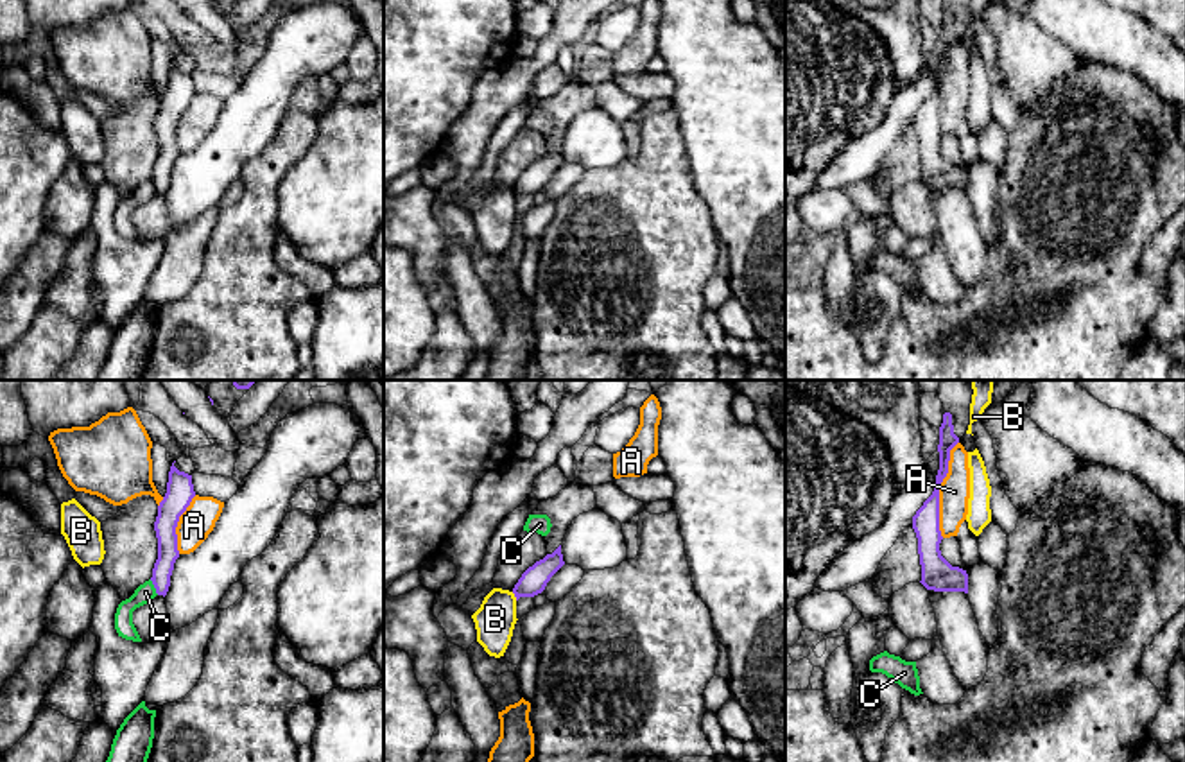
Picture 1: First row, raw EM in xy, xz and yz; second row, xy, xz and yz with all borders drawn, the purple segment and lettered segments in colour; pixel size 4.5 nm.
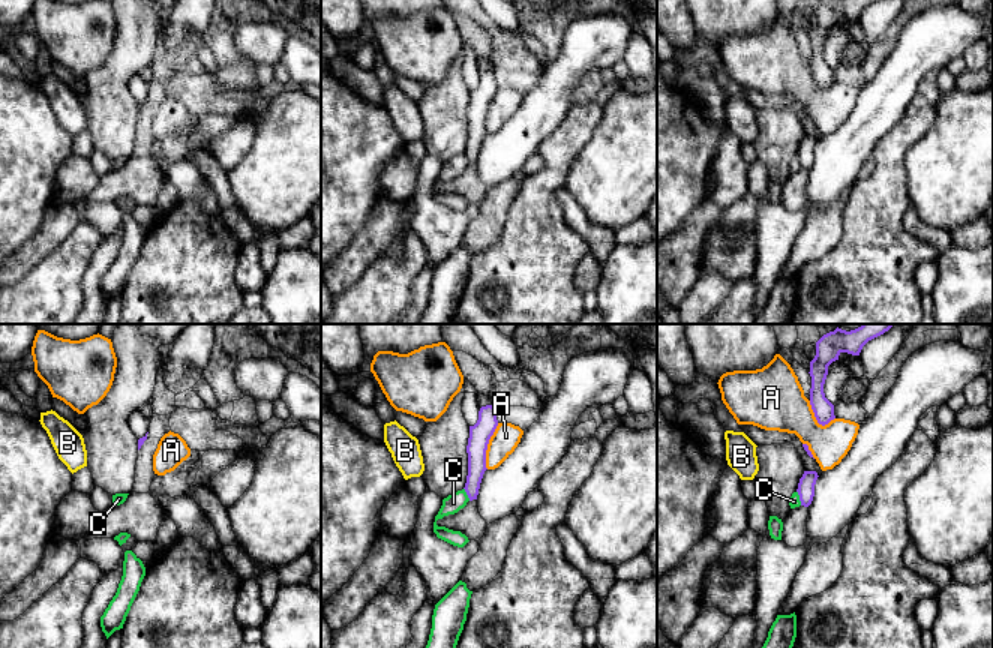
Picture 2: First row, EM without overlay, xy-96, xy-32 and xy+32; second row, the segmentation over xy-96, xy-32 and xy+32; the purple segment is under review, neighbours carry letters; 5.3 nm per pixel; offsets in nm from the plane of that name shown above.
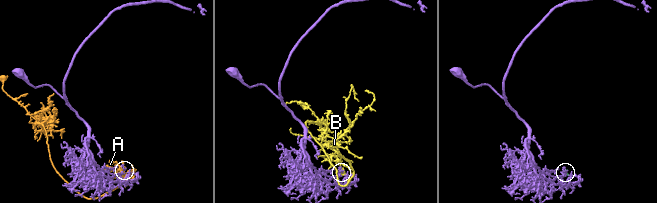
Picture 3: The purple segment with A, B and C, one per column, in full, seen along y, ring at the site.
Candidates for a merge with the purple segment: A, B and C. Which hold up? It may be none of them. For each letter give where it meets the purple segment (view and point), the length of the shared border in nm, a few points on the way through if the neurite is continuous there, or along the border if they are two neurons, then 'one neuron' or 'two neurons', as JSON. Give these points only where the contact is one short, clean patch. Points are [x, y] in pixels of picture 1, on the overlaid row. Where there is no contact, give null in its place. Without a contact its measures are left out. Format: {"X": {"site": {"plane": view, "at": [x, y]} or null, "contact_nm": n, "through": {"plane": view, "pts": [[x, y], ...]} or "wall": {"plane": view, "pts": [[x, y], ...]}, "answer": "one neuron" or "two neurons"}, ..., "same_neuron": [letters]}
{"A": {"site": {"plane": "yz", "at": [938, 490]}, "contact_nm": 440, "answer": "two neurons"}, "B": {"site": {"plane": "xz", "at": [515, 596]}, "contact_nm": 50, "answer": "two neurons"}, "C": {"site": {"plane": "xy", "at": [155, 587]}, "contact_nm": 80, "wall": {"plane": "xy", "pts": [[149, 580], [158, 594]]}, "answer": "two neurons"}, "same_neuron": []}

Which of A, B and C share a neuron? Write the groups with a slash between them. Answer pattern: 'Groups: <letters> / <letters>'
Groups: A / B / C

